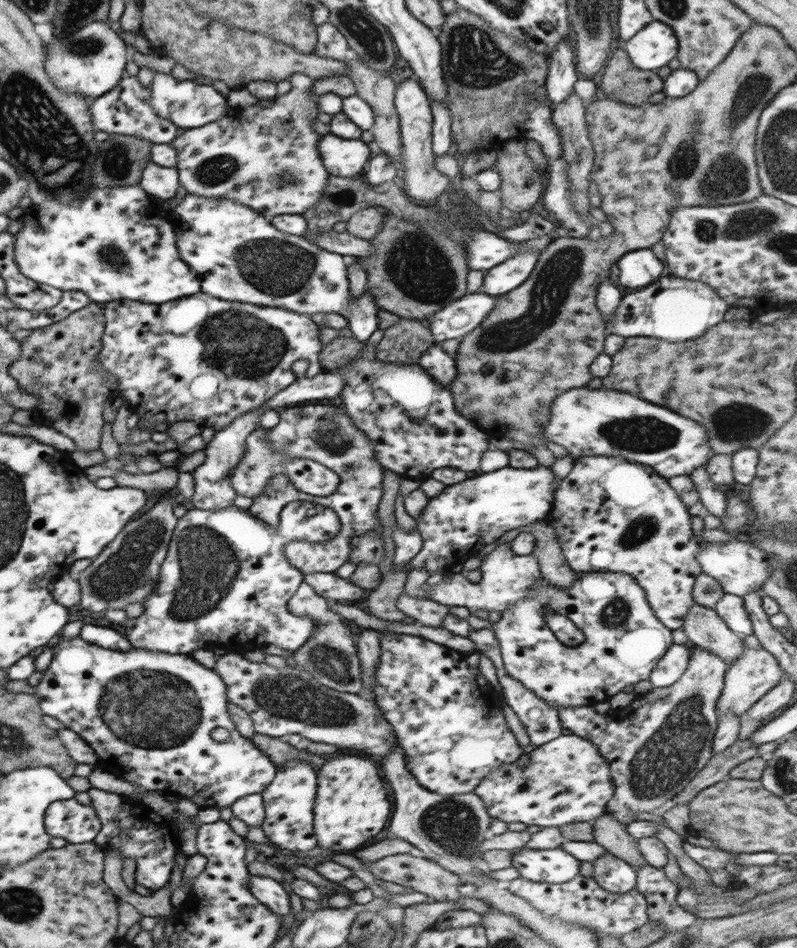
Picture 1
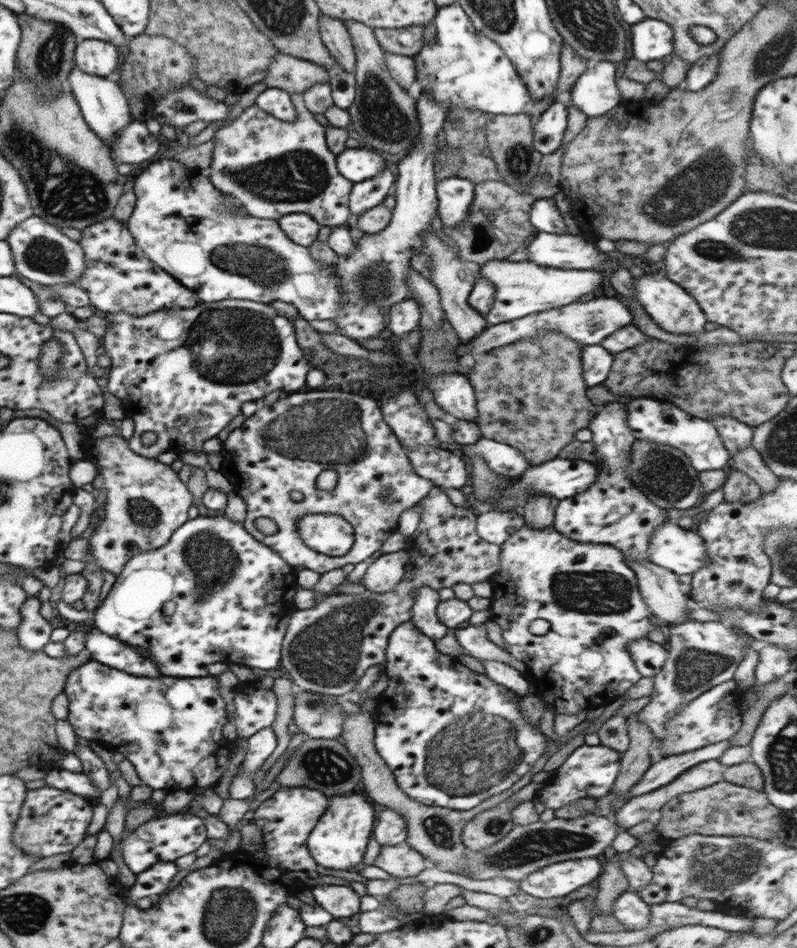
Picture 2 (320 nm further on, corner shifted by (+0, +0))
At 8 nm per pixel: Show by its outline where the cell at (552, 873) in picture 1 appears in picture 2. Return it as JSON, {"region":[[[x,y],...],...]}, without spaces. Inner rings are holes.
{"region":[[[596,857],[564,860],[535,870],[519,886],[536,898],[566,897],[580,886],[595,884],[603,870]]]}

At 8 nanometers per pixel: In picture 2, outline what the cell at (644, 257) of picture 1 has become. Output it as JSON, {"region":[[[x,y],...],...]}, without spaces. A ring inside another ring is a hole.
{"region":[[[651,272],[640,279],[635,278],[635,287],[637,300],[662,330],[670,334],[694,334],[694,332],[704,331],[707,318],[697,300],[690,296],[684,288],[668,280],[666,276],[656,276]]]}

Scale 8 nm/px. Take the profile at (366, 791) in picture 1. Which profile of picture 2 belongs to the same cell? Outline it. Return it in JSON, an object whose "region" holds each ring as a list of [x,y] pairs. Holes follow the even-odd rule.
{"region":[[[353,792],[329,797],[326,812],[307,838],[309,853],[320,867],[348,871],[362,867],[364,853],[373,835],[374,820],[376,820],[374,813],[376,805],[367,799],[366,795]]]}

